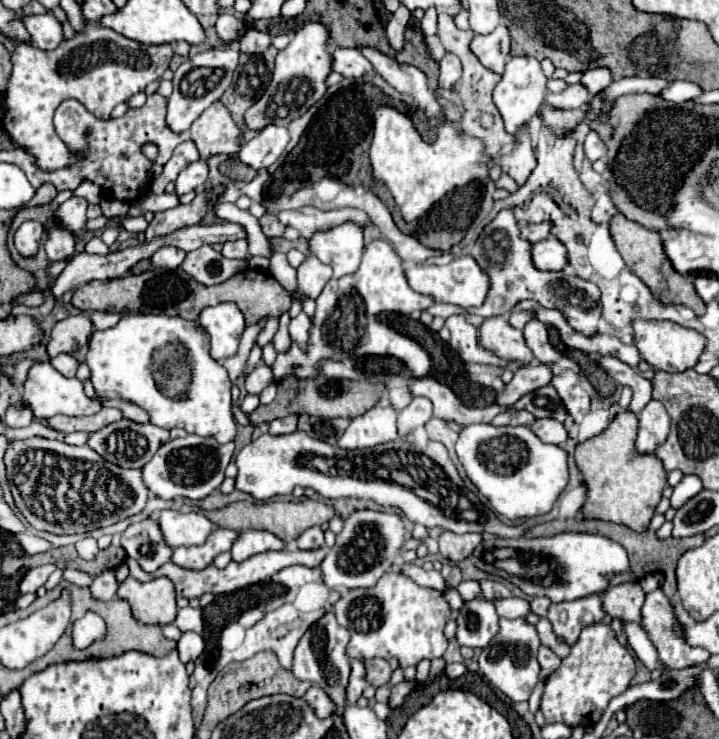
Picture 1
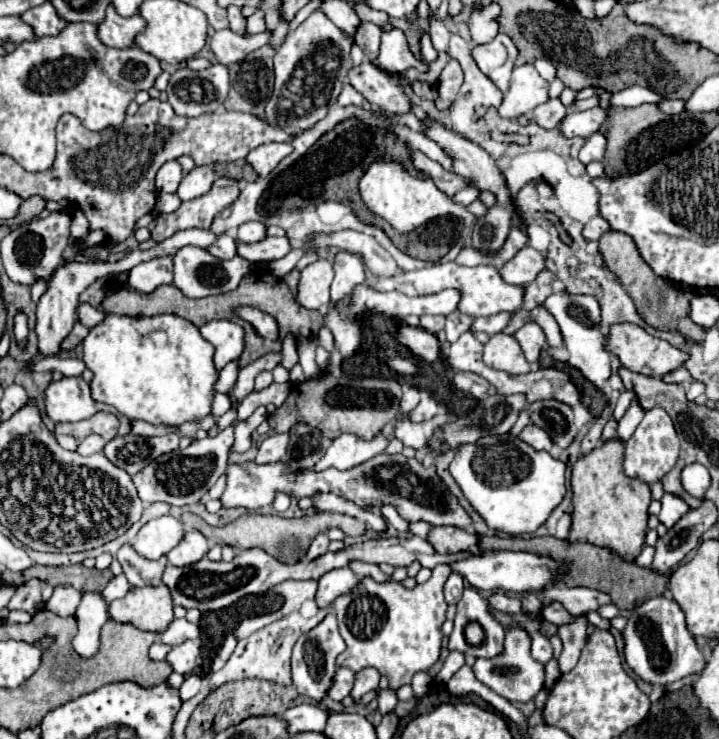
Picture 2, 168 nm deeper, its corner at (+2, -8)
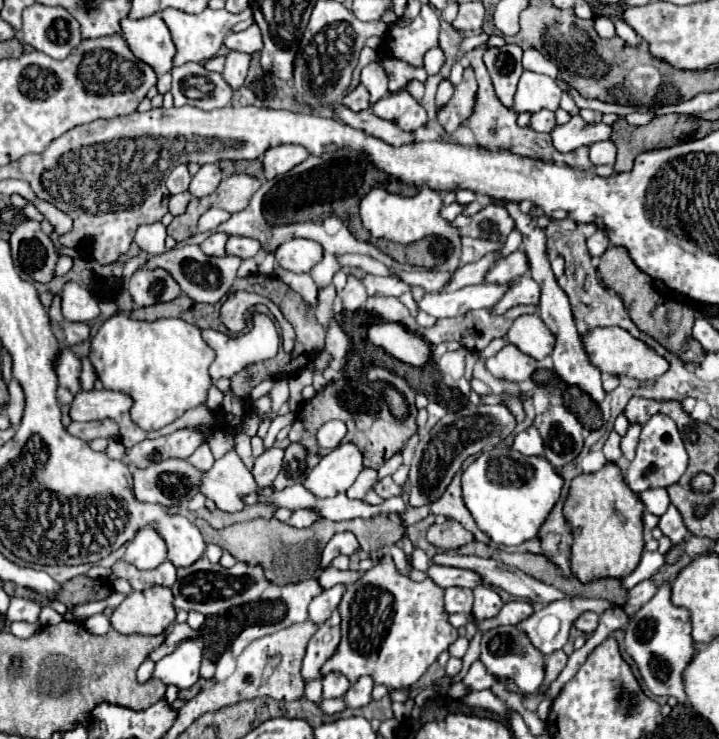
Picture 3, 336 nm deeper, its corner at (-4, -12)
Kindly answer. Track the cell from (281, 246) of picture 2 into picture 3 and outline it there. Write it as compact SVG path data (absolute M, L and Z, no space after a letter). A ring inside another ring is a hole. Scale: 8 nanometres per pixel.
M294 238L278 246L276 262L296 274L308 272L322 258L322 246L314 240Z

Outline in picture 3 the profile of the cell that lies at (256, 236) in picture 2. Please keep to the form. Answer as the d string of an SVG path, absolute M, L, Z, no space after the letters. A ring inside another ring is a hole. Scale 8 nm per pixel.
M230 236L228 244L226 244L226 254L240 256L240 258L254 258L260 248L262 246L258 244L258 240L250 240L244 236Z

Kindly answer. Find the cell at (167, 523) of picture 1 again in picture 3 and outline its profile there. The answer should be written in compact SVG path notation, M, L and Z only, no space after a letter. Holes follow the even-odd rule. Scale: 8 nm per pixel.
M146 526L128 544L124 560L140 570L150 570L158 568L158 564L166 560L166 554L166 542L162 540L162 536L158 536L158 530Z

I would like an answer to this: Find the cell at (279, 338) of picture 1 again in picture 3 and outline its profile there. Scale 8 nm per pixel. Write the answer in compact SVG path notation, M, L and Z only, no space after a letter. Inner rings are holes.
M204 442L188 460L200 470L210 470L212 464L214 464L214 458L212 458L212 452L210 452L210 444Z

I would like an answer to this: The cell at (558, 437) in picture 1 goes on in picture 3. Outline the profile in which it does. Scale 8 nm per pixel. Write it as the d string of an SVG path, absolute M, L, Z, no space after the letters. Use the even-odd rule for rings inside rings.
M530 426L530 428L526 428L524 432L520 432L514 438L512 448L522 452L524 456L542 456L542 448L544 448L542 436L540 436L540 432L534 426Z

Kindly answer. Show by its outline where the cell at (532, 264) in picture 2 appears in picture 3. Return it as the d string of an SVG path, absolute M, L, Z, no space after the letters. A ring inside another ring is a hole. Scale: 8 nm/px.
M518 250L518 252L512 252L510 256L500 258L492 266L492 270L488 272L486 282L492 282L492 284L508 284L512 278L524 276L528 272L530 272L530 264L526 260L526 254L522 250Z

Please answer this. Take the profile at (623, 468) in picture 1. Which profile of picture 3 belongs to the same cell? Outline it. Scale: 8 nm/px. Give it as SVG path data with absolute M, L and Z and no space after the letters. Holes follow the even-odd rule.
M614 462L592 474L580 474L570 484L570 494L564 504L564 516L572 526L574 542L570 568L580 582L592 578L624 578L640 562L644 550L644 504L624 482L622 470Z

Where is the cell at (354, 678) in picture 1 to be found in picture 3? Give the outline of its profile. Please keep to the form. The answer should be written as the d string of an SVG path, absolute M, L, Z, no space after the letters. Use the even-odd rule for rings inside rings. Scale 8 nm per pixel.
M330 672L322 678L322 686L324 686L324 694L322 694L324 698L338 698L348 692L350 682L340 672Z

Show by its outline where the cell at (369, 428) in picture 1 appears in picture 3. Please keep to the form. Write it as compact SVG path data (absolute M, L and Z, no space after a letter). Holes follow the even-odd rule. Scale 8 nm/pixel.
M340 444L312 468L304 480L304 488L316 498L330 498L346 492L364 470L362 452L356 444Z

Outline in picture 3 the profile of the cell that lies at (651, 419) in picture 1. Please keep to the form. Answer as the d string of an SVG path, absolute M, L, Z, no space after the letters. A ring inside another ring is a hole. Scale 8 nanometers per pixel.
M654 414L642 426L640 442L636 448L636 458L626 468L626 482L636 494L652 490L652 488L668 488L670 484L680 480L680 476L686 472L686 464L688 464L686 448L682 444L682 438L678 434L674 420L662 414Z

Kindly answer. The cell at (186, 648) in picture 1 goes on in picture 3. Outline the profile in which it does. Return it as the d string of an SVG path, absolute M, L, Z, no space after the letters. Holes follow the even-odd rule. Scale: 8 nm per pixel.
M186 640L170 656L156 662L154 678L162 680L164 684L174 684L180 690L190 688L200 678L203 654L204 646L200 640Z

